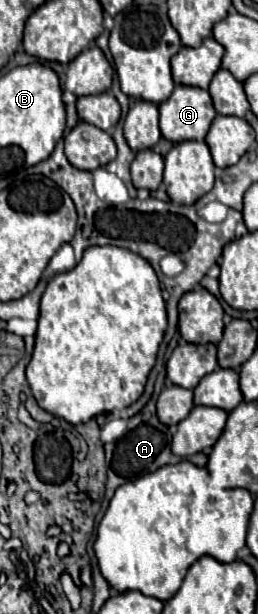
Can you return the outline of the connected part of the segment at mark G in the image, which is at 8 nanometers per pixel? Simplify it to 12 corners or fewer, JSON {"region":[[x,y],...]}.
{"region":[[175,86],[161,136],[203,142],[217,116],[207,90]]}

